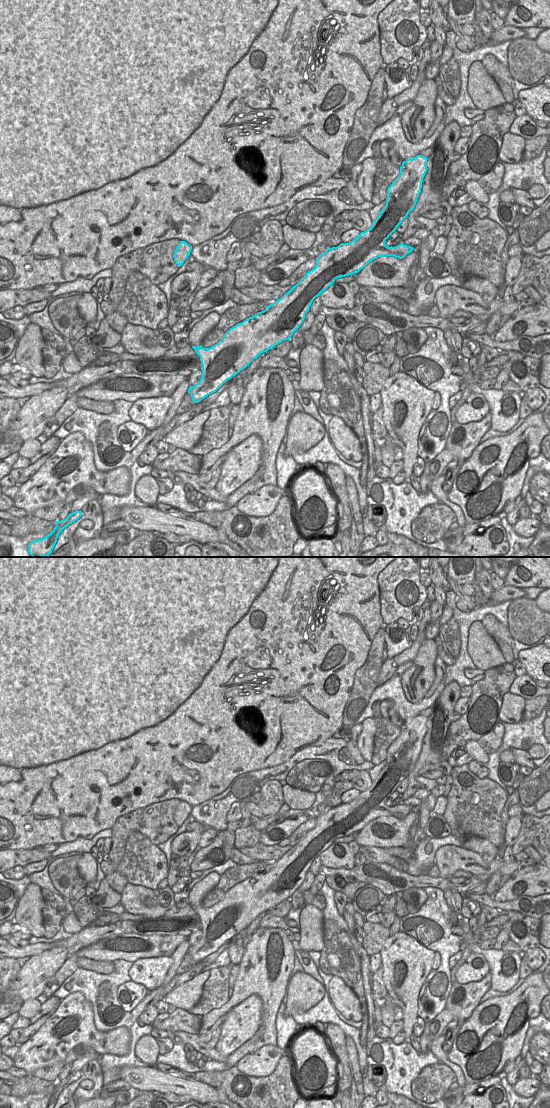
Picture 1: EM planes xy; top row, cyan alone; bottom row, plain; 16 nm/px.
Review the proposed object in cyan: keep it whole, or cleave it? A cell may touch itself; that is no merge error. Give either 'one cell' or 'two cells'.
two cells

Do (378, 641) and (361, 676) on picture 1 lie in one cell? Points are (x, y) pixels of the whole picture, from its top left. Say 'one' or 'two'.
one

